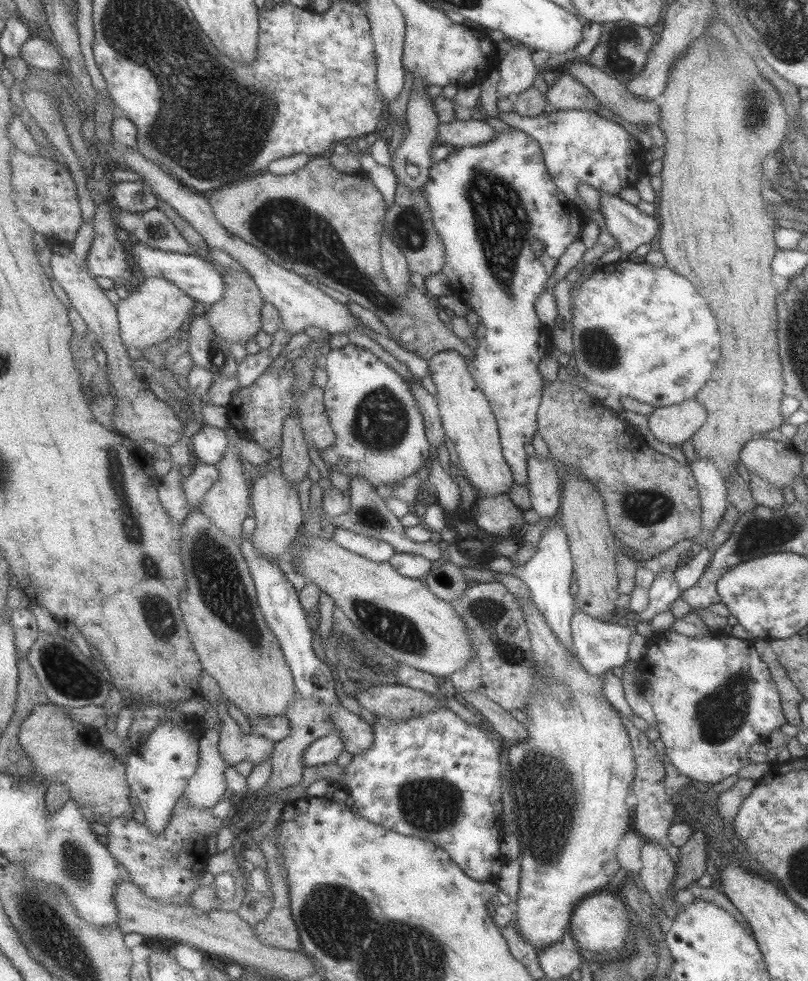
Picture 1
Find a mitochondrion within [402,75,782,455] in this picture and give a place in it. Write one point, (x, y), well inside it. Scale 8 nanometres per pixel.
(502, 224)

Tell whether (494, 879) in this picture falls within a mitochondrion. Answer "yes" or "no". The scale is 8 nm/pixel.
no

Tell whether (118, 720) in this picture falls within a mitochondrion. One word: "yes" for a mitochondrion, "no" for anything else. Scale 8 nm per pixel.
no

